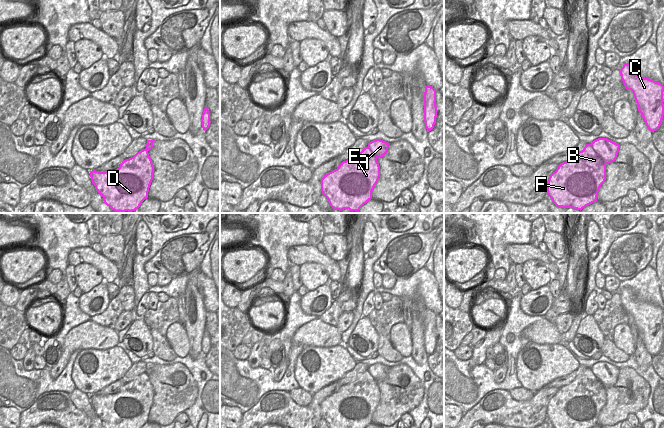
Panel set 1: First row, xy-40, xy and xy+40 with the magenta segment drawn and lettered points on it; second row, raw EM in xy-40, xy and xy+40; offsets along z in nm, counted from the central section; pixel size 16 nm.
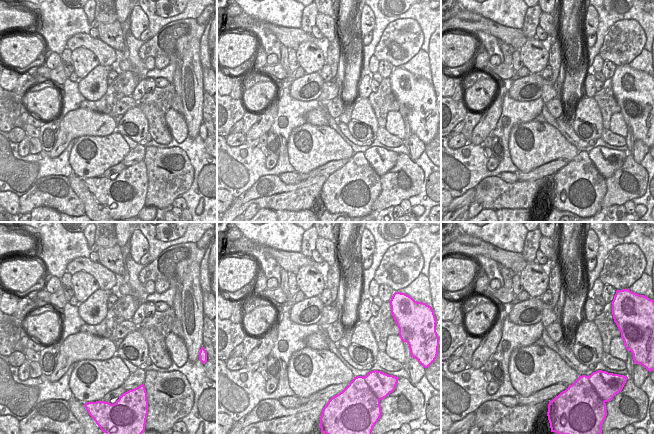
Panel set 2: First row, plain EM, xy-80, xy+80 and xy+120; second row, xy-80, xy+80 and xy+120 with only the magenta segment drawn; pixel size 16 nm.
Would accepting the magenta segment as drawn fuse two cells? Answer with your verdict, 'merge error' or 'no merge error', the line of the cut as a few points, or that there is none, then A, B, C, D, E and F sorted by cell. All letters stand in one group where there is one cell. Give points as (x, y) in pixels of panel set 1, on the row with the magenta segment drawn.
merge error; cut xy+40 (590, 144), (605, 164); groups A C / B D E F

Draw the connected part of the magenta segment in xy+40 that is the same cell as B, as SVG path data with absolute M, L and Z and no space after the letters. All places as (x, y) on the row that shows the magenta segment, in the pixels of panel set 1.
M586 144L582 151L569 161L561 163L553 172L547 183L547 195L552 202L561 208L582 210L597 201L601 185L606 180L606 164L593 150L591 144Z

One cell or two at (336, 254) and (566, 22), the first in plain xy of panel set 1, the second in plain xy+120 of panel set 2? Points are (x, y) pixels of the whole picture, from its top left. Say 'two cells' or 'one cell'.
two cells

